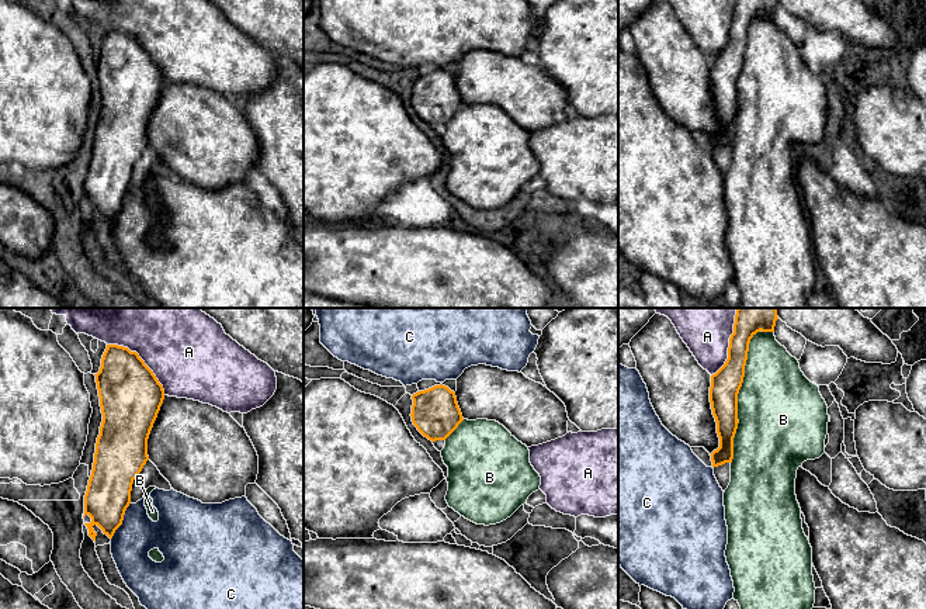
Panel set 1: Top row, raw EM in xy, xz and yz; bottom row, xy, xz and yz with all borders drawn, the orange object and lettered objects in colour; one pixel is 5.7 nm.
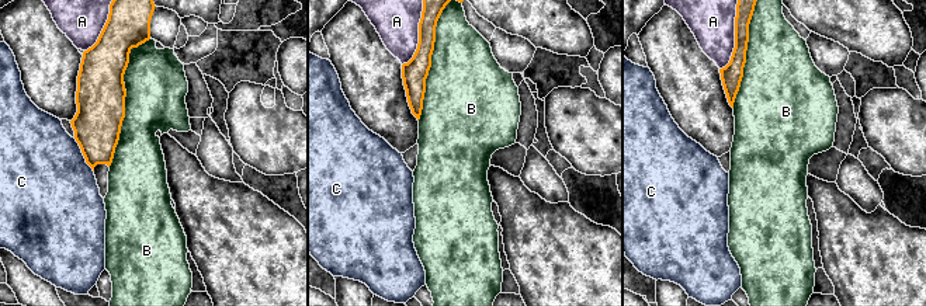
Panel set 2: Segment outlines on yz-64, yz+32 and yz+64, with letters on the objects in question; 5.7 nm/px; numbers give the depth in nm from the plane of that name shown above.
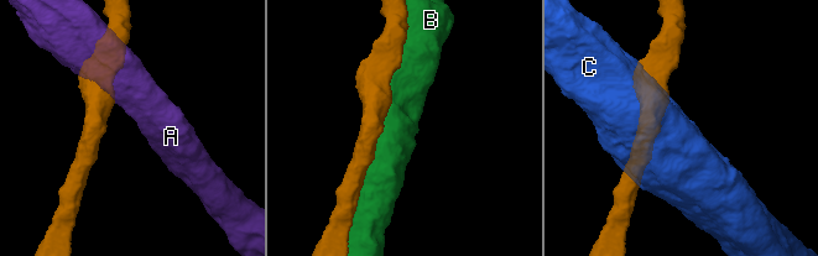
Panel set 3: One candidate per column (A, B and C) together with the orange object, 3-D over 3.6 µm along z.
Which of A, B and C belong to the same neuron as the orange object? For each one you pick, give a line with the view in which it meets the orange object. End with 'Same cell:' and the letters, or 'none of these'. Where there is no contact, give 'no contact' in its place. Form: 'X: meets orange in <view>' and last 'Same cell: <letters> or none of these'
B: meets orange in yz
Same cell: B

